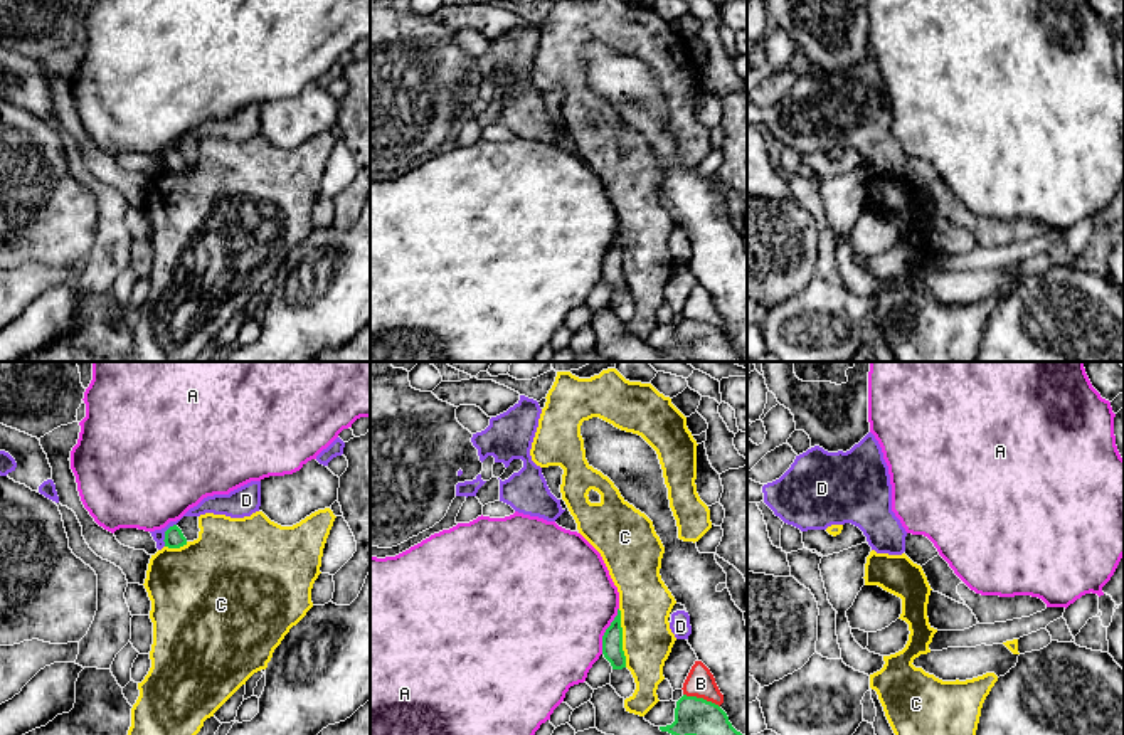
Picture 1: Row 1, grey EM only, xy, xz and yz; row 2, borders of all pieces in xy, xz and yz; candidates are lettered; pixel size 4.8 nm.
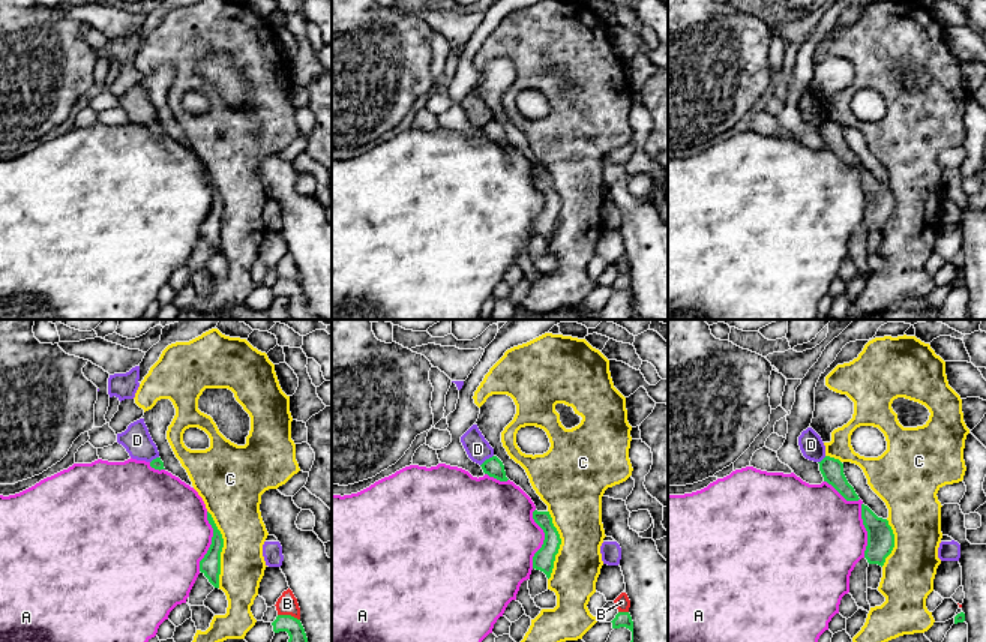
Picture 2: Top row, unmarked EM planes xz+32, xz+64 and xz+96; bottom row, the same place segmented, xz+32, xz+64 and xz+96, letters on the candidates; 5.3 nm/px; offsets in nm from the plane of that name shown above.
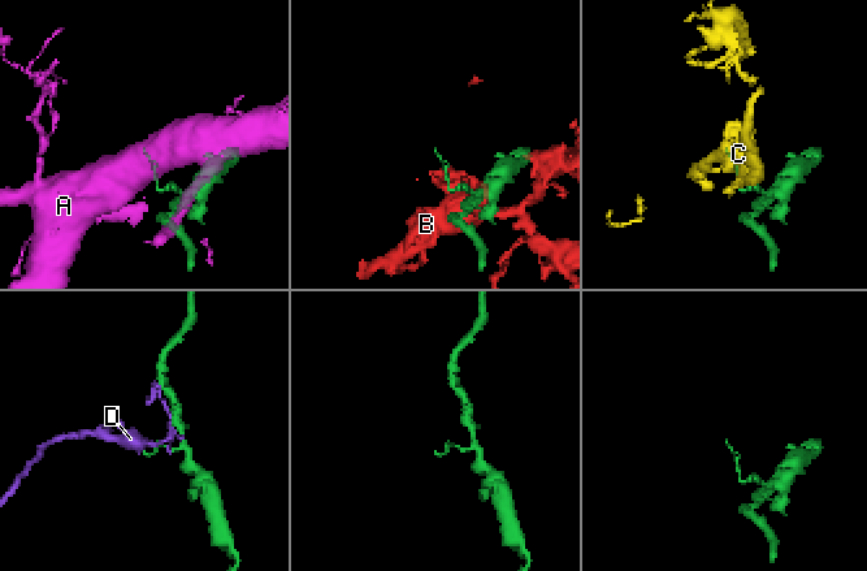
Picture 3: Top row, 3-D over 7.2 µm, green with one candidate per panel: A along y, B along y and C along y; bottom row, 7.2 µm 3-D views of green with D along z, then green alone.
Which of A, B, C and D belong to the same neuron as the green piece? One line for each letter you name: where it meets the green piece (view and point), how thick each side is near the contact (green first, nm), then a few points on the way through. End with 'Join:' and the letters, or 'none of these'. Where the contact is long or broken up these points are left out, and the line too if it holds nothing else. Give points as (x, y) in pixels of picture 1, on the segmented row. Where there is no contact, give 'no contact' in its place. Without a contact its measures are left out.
Join: none of these

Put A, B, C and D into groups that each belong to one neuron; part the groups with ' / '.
A / B / C / D

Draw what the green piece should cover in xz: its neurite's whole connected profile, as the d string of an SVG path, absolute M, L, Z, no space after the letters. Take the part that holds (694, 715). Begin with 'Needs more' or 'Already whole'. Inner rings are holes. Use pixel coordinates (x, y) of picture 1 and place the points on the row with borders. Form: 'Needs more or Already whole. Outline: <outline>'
Already whole. Outline: M687 695L676 701L675 722L660 730L671 735L742 735L718 705Z

